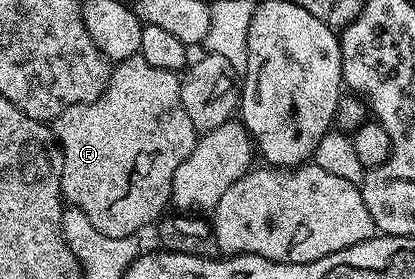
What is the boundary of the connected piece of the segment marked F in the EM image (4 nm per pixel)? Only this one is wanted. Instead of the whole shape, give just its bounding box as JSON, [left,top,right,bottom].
[53,54,197,239]

